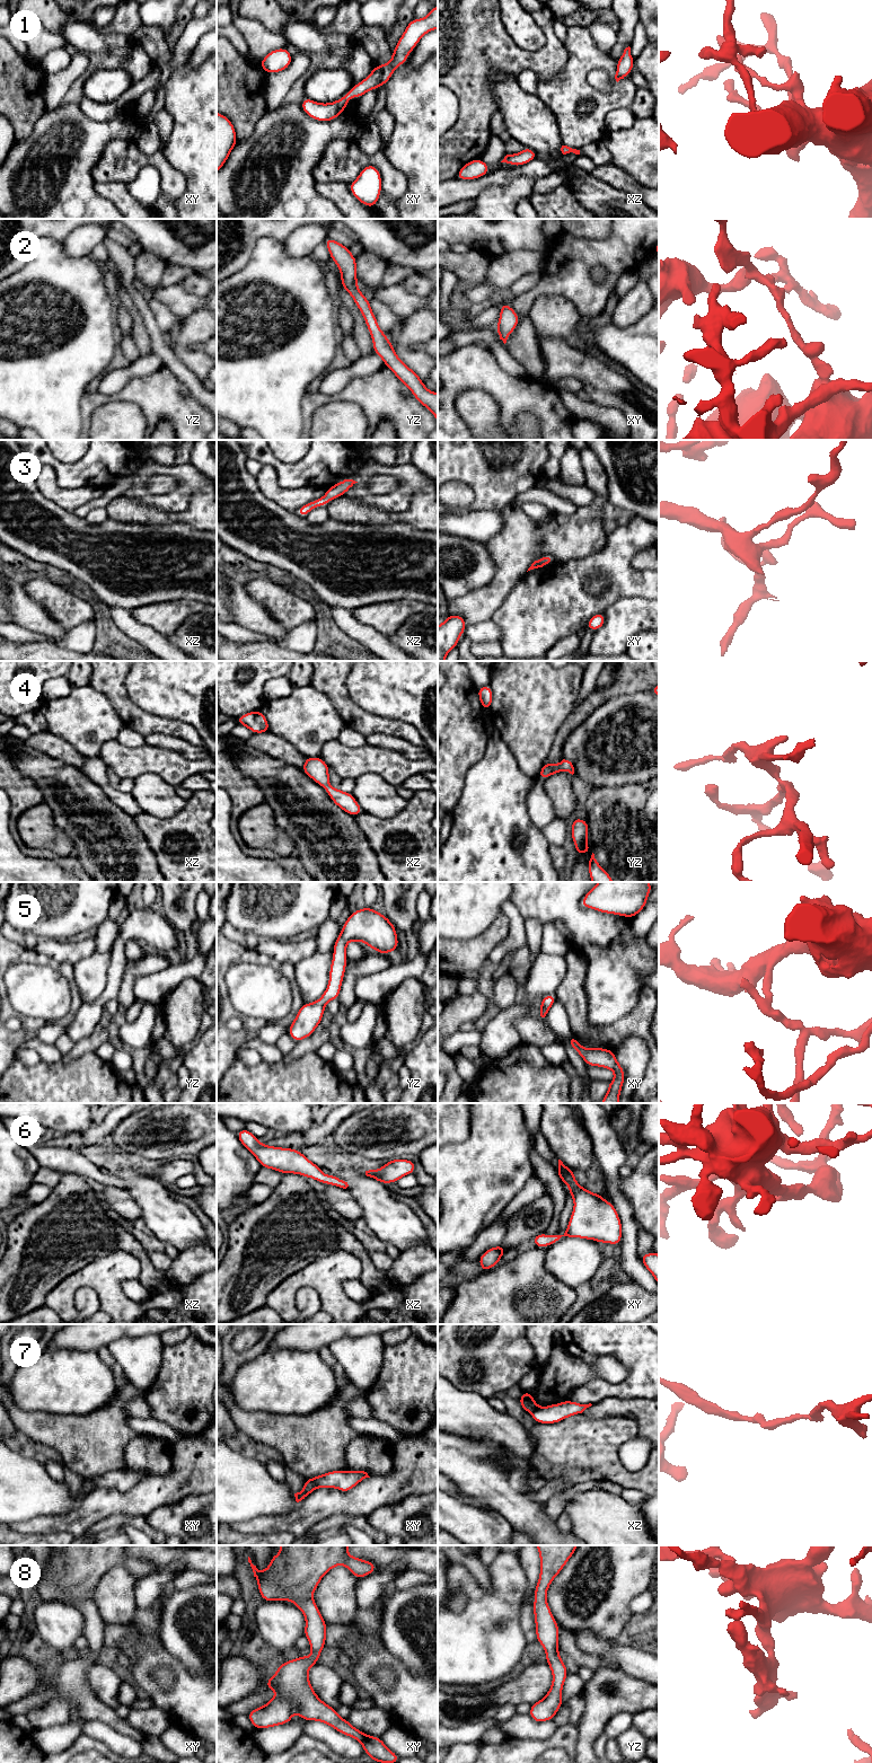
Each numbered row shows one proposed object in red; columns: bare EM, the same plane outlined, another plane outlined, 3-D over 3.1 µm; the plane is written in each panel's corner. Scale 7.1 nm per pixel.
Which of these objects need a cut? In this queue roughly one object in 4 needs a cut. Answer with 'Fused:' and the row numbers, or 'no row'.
Fused: 7

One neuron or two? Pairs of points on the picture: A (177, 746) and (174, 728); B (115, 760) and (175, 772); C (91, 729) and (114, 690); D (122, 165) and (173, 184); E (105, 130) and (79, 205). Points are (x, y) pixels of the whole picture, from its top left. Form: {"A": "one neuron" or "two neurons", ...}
{"A": "two neurons", "B": "one neuron", "C": "two neurons", "D": "one neuron", "E": "one neuron"}

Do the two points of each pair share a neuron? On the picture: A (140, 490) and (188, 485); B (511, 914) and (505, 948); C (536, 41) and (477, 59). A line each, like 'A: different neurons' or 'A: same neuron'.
A: same neuron
B: same neuron
C: different neurons

